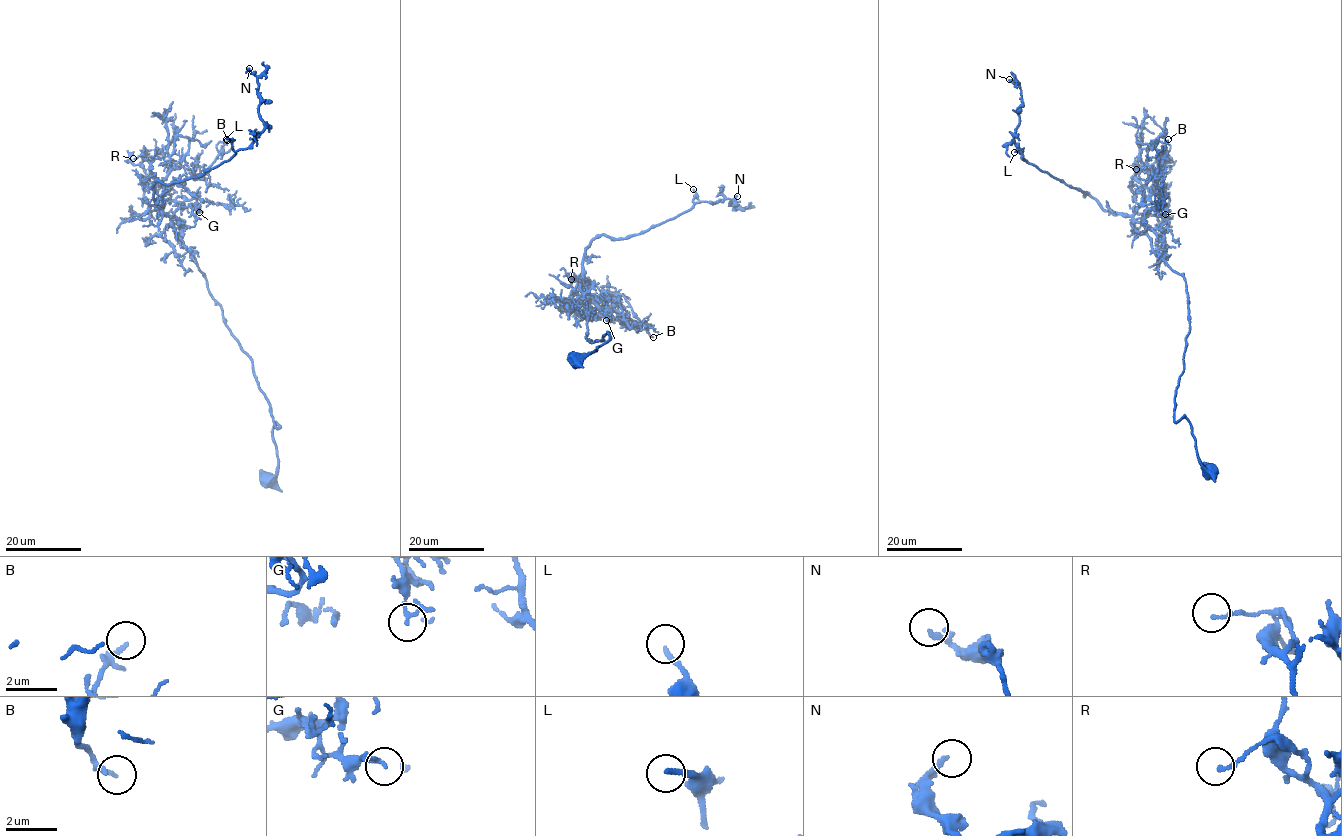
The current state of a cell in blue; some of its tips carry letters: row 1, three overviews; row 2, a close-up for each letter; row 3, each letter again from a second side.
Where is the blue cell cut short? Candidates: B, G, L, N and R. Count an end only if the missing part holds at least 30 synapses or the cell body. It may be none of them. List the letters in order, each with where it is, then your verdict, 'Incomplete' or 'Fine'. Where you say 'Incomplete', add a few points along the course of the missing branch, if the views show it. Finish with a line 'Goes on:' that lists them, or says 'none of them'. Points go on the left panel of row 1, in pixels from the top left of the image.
B: Place: (227, 140). Fine
G: Place: (199, 212). Fine
L: Place: (226, 139). Incomplete. Course of what is missing: (226, 139), (224, 134), (226, 86), (239, 76)
N: Place: (249, 68). Fine
R: Place: (133, 158). Fine
Goes on: L

